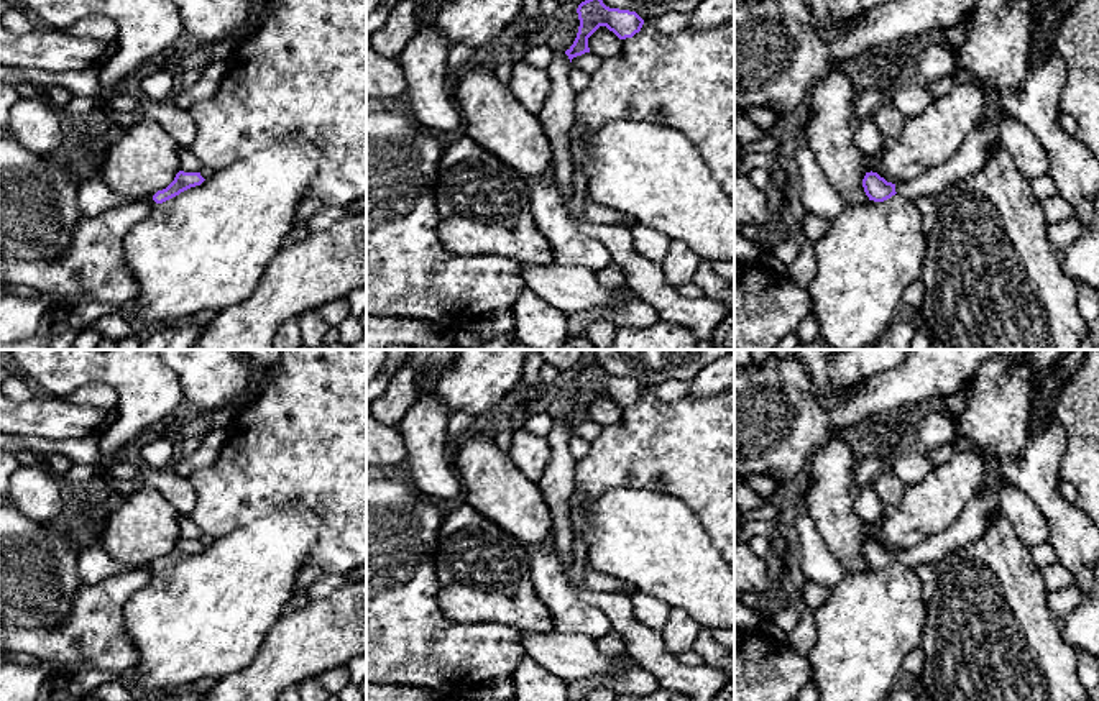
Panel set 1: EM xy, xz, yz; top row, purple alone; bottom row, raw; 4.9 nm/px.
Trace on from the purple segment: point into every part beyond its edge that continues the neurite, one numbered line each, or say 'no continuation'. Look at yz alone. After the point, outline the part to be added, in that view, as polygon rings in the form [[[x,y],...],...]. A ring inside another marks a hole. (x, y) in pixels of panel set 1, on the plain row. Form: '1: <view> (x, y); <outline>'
1: yz (971, 524); [[[1000,476],[996,486],[976,493],[953,525],[915,547],[895,552],[895,560],[910,568],[935,565],[979,540],[991,517],[1000,512],[999,493],[1005,484],[1005,478]]]

